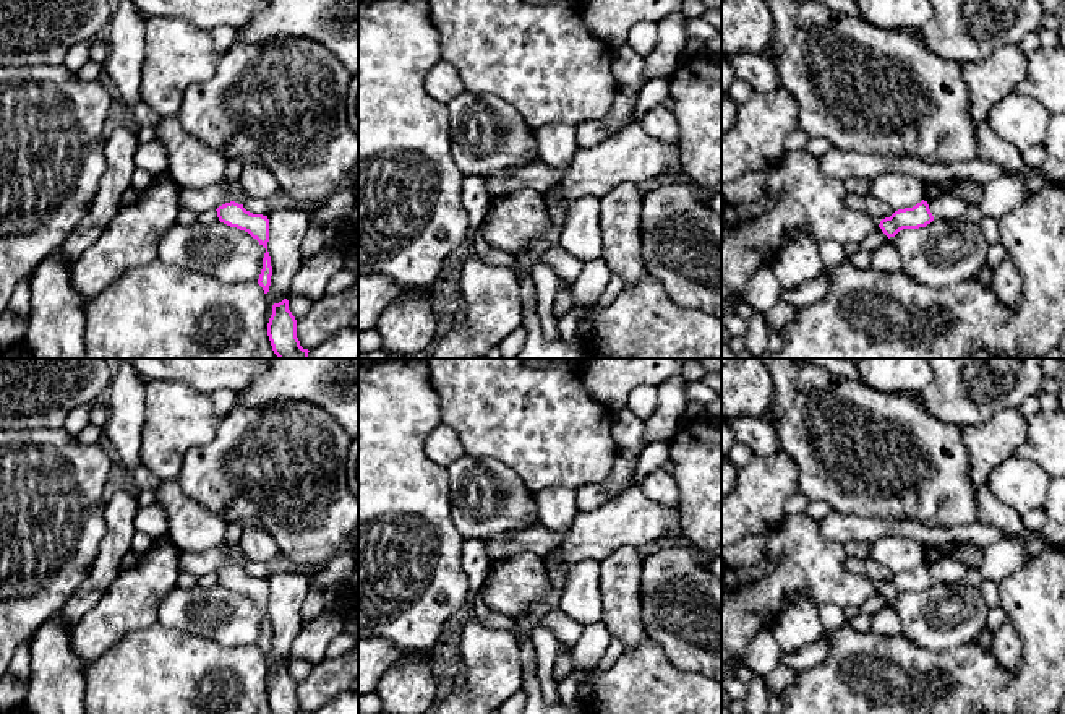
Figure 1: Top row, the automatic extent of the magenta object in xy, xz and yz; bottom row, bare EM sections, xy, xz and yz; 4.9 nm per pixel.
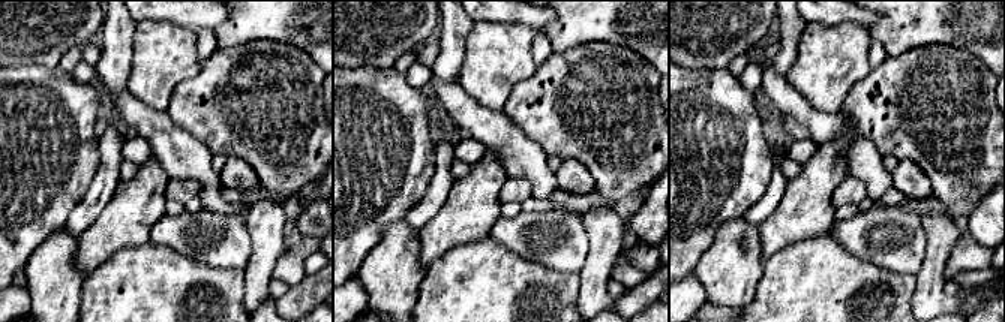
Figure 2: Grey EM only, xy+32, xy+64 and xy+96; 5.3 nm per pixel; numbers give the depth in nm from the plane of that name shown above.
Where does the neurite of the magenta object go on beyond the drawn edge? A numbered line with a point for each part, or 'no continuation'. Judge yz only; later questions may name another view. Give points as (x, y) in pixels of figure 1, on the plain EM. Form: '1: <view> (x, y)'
1: yz (970, 555)

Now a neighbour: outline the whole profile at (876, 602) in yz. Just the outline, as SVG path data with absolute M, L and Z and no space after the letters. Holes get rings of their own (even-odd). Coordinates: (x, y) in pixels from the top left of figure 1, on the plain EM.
M875 591L872 596L869 596L866 599L866 602L862 605L859 605L859 610L861 610L861 613L872 617L877 612L880 612L887 604L888 604L888 600L882 596L882 592Z

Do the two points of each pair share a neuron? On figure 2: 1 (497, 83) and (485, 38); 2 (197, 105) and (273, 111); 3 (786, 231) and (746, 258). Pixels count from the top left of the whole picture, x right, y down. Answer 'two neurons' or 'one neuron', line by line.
1: one neuron
2: one neuron
3: two neurons

